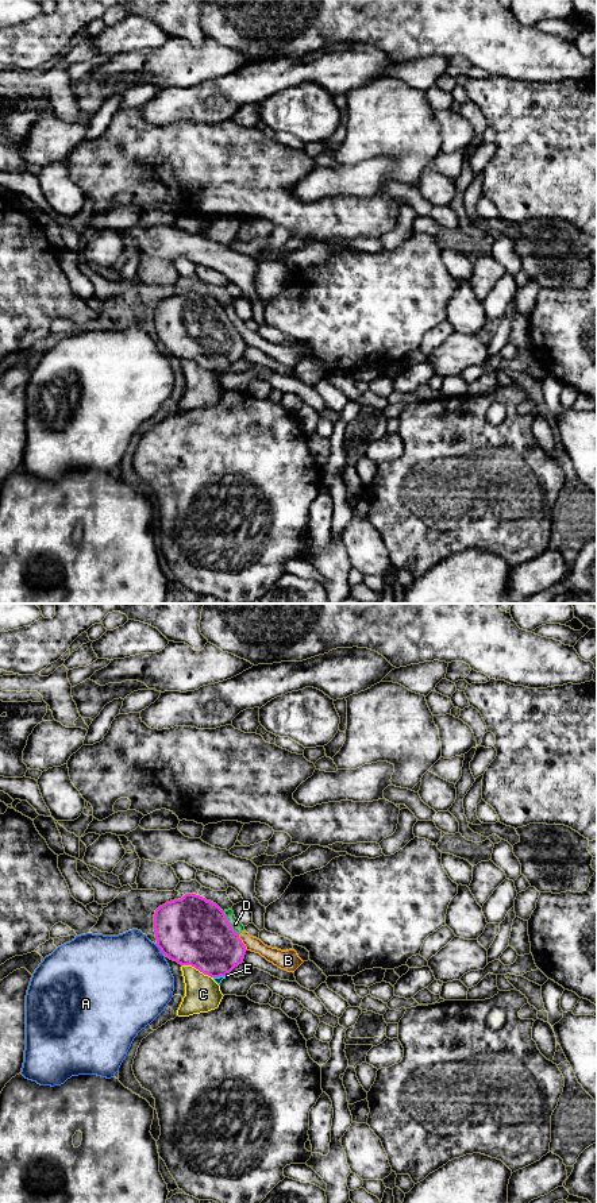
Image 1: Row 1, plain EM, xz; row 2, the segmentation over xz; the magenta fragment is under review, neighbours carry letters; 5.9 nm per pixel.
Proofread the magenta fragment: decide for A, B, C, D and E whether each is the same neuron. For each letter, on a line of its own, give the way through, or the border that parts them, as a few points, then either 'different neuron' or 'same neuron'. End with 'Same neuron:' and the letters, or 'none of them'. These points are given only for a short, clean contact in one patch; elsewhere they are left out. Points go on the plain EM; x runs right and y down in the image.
A: along xz (156, 339), (164, 349) | different neuron
B: along xz (238, 330), (247, 344) | different neuron
C: different neuron
D: different neuron
E: different neuron
Same neuron: none of them

